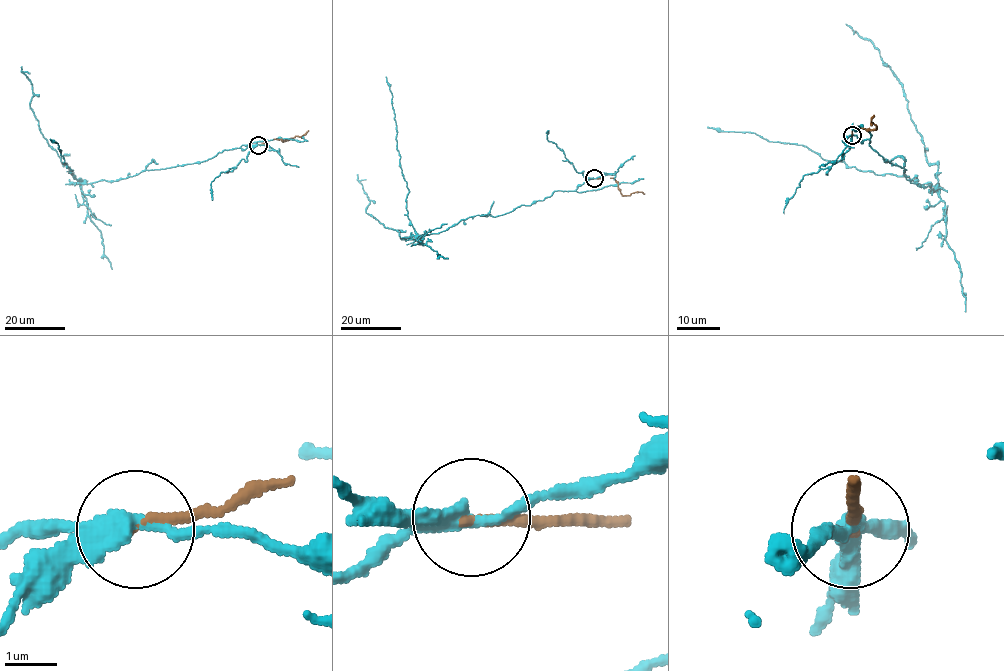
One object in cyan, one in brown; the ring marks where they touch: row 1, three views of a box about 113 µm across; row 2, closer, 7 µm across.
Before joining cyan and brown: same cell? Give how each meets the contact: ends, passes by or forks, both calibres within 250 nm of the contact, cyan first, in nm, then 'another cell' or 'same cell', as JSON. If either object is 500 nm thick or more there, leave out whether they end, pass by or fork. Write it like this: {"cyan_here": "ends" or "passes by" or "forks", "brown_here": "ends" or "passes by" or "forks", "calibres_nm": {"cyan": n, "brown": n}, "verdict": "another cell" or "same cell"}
{"cyan_here": "passes by", "brown_here": "ends", "calibres_nm": {"cyan": 320, "brown": 200}, "verdict": "another cell"}

